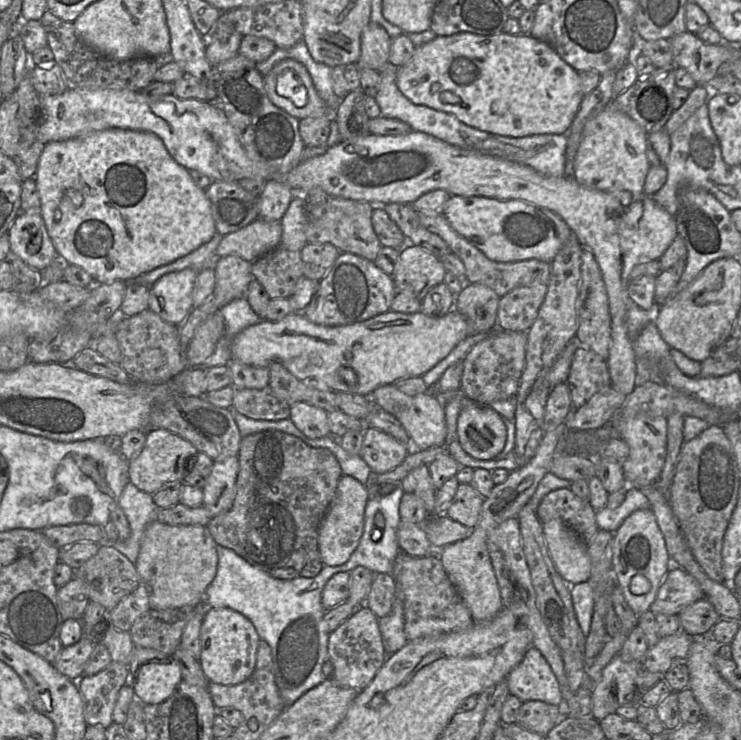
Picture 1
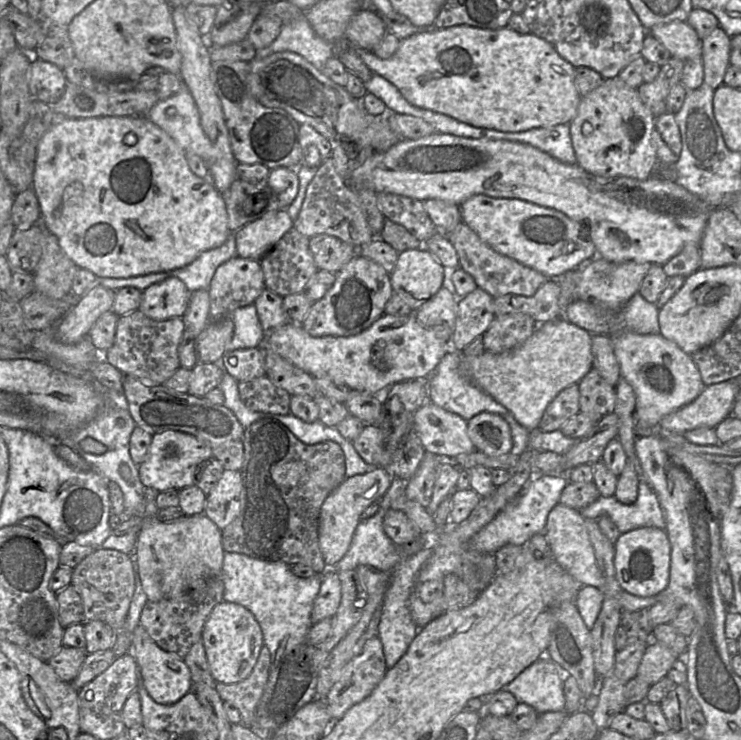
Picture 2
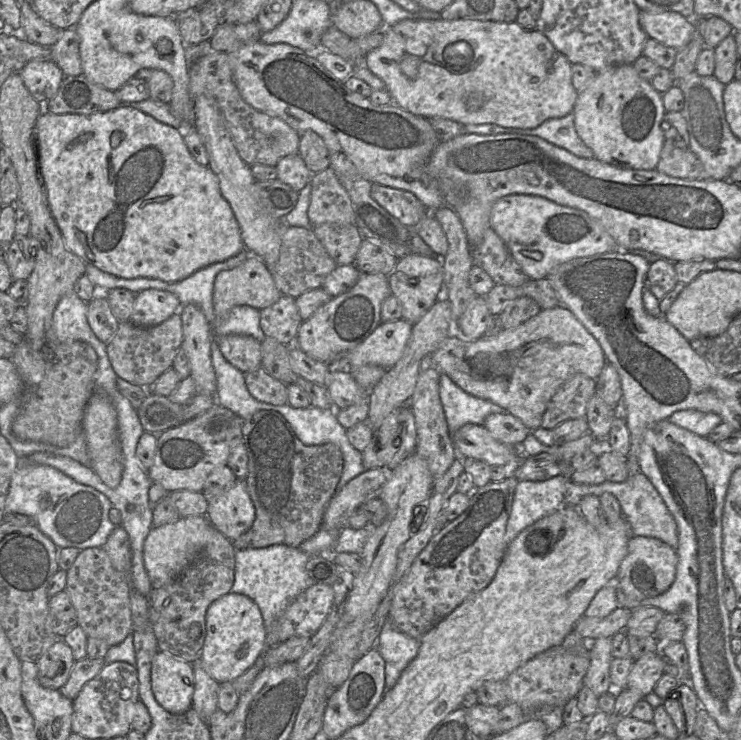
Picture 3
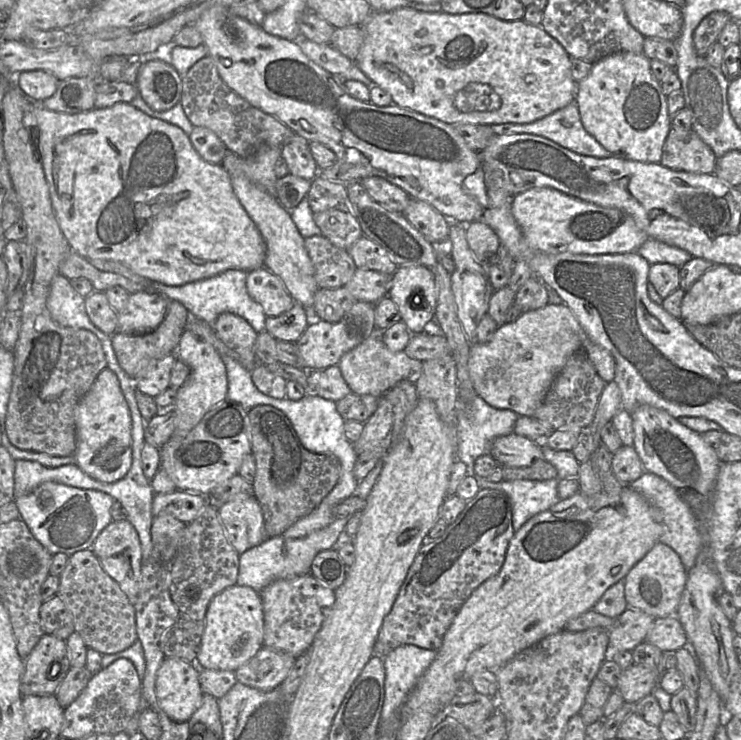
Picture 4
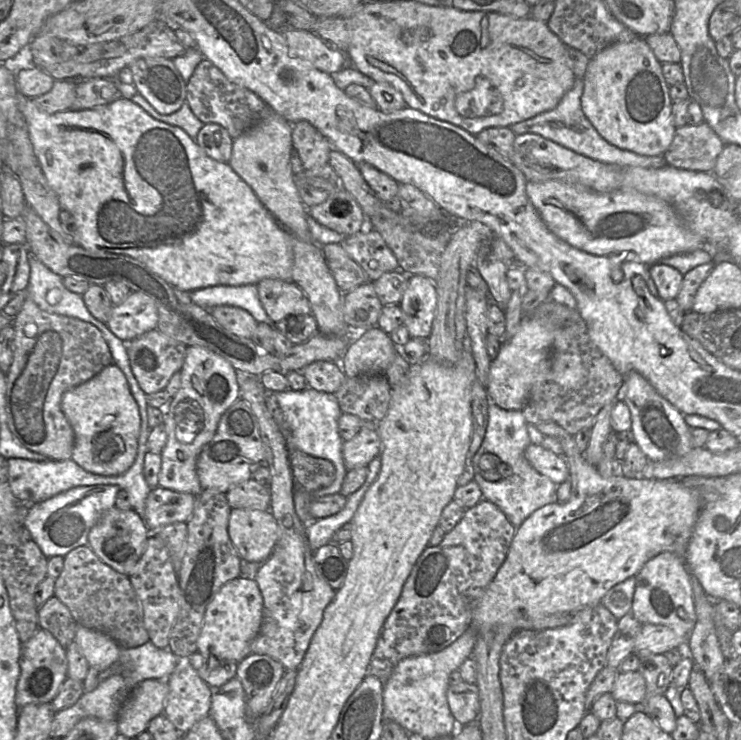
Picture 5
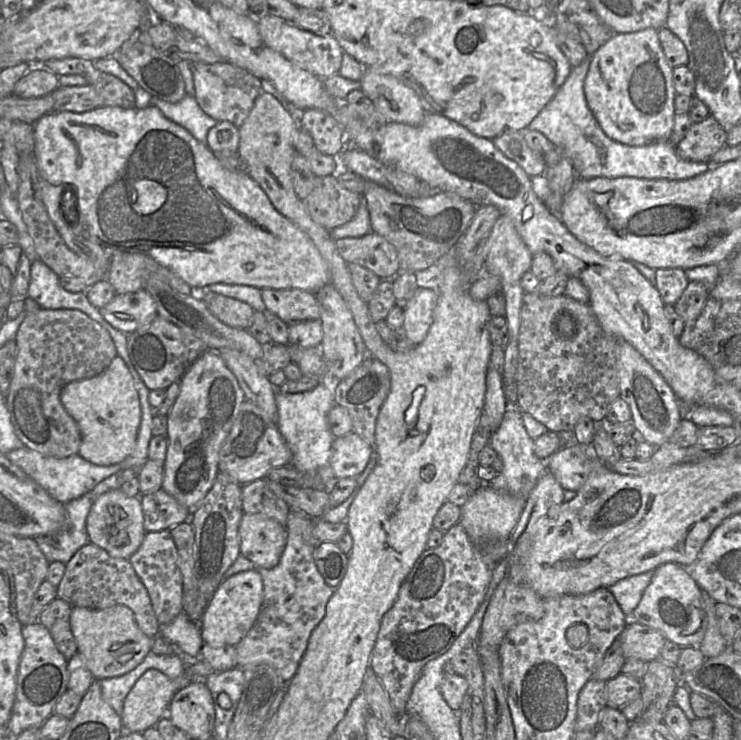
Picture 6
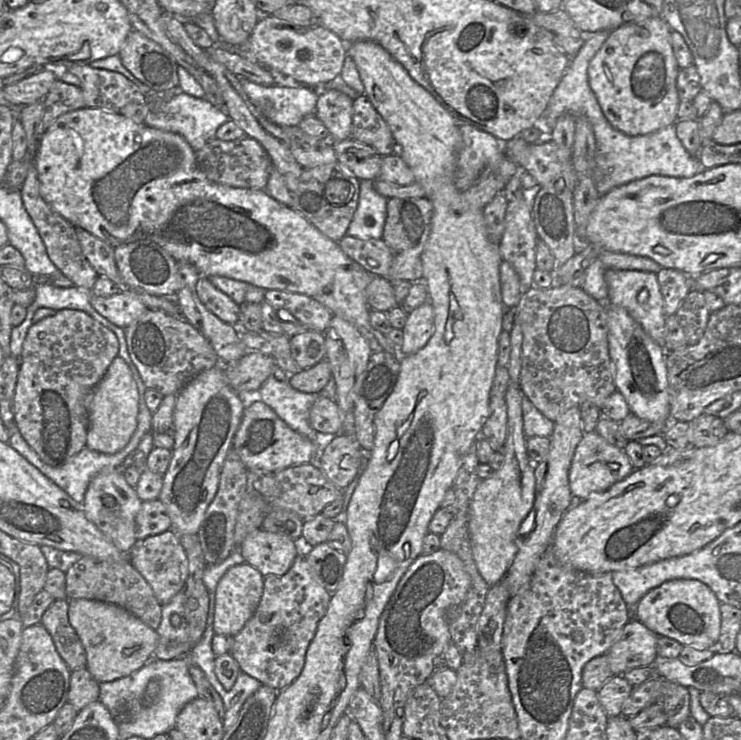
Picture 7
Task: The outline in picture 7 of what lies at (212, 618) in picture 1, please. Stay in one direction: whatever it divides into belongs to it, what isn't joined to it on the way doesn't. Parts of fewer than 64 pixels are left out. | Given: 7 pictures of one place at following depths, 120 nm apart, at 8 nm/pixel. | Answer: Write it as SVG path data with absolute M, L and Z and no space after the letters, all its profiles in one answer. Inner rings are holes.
M248 563L235 565L220 579L215 593L213 630L215 634L237 635L254 615L264 588L264 576Z

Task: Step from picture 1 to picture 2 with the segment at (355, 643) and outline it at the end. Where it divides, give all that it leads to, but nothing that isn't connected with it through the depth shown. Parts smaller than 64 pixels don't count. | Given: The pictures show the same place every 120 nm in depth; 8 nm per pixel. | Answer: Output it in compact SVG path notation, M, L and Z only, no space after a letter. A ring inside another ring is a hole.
M374 636L365 643L362 653L346 664L325 698L333 721L341 719L352 706L367 698L387 670L382 642Z

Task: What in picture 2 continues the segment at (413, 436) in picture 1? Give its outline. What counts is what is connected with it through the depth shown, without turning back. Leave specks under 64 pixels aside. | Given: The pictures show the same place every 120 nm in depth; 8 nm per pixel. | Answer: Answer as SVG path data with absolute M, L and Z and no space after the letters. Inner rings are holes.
M431 401L415 411L412 430L420 439L425 452L441 458L454 458L476 451L467 433L467 421Z

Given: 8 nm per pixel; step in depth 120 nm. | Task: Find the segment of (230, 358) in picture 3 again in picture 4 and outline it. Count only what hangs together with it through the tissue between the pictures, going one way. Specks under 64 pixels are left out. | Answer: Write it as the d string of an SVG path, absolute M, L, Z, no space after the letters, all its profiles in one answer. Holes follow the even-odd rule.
M222 313L215 321L214 328L223 343L239 355L246 369L253 369L257 357L255 342L258 333L242 317L232 313Z

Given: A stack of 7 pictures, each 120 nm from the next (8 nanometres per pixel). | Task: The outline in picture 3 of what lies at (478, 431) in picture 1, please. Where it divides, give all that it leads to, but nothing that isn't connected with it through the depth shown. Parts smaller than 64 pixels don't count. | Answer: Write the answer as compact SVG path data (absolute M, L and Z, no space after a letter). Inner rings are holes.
M508 413L491 414L482 424L491 435L506 444L521 445L528 434L532 433L523 422Z

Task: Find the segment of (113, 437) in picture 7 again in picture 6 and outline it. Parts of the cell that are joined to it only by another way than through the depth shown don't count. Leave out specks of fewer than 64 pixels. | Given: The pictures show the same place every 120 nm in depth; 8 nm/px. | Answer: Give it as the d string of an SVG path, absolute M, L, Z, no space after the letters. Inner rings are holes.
M116 356L99 375L66 384L60 401L81 433L78 455L99 466L122 462L135 449L141 422L139 395L125 362Z

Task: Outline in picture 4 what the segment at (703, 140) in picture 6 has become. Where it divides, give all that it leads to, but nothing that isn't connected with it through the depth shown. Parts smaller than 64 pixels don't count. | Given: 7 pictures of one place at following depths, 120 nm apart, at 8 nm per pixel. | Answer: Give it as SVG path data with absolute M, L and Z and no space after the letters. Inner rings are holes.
M670 128L659 163L675 171L712 174L716 159L712 149L692 129Z

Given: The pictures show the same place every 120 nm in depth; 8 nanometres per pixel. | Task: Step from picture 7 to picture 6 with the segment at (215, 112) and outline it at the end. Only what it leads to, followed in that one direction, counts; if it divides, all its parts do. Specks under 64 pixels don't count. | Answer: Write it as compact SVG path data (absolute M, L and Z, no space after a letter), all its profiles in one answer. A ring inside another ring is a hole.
M186 60L173 62L183 78L186 95L177 103L168 103L152 96L150 106L158 108L166 119L182 126L197 141L205 144L208 131L217 121L205 114L193 97L193 63Z

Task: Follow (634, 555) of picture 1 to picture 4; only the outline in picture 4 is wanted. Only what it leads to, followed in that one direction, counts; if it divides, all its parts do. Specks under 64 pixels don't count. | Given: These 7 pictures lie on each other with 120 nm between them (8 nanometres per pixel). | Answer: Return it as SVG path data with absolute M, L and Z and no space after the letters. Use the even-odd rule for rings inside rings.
M658 542L637 562L623 579L628 606L653 618L674 617L687 581L687 569L679 555L669 546Z

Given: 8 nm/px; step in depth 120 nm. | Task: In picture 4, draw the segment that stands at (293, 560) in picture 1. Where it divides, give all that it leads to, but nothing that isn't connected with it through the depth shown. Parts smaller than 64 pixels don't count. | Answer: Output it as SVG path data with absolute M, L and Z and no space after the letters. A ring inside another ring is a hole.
M258 405L248 411L251 453L255 459L256 474L253 494L260 504L264 518L266 537L282 535L301 518L315 510L334 489L341 476L341 463L333 454L316 454L307 450L290 421L281 410L270 405Z

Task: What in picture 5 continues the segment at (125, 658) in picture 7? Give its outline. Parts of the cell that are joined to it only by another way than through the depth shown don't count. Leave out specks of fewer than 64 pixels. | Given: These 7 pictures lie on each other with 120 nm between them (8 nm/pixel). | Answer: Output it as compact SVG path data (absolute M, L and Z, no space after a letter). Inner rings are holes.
M77 625L74 641L89 667L94 667L101 672L118 661L121 648L104 633Z

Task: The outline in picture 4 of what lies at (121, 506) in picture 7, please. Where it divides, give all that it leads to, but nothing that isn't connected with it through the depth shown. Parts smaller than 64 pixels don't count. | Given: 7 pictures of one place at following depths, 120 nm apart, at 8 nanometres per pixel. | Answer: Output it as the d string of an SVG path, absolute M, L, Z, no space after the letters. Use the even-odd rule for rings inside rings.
M126 519L111 521L97 536L92 551L98 557L103 570L119 584L134 606L138 599L142 570L141 544L134 526Z

